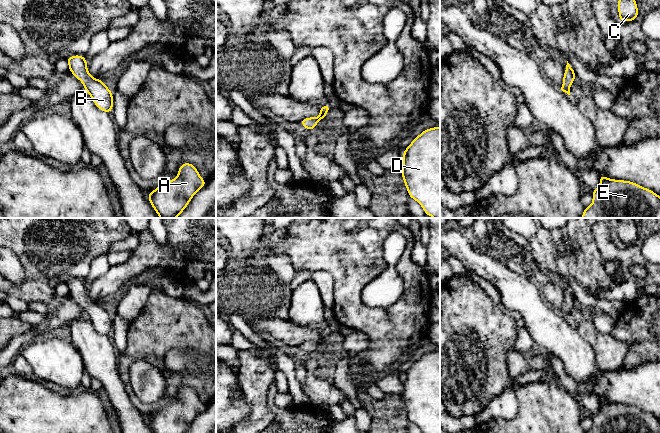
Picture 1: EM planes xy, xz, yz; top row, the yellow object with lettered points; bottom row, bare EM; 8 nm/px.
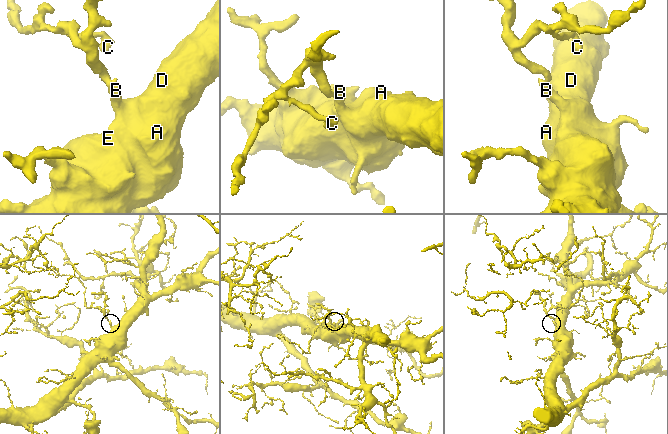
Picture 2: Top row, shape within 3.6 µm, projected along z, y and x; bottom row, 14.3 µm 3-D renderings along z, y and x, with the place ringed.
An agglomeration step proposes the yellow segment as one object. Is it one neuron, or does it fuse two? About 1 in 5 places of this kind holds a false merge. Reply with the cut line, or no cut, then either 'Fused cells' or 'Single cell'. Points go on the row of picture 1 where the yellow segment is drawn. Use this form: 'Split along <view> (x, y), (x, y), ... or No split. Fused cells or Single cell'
No split. Single cell

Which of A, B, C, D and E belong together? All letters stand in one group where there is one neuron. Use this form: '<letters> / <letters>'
A B C D E

